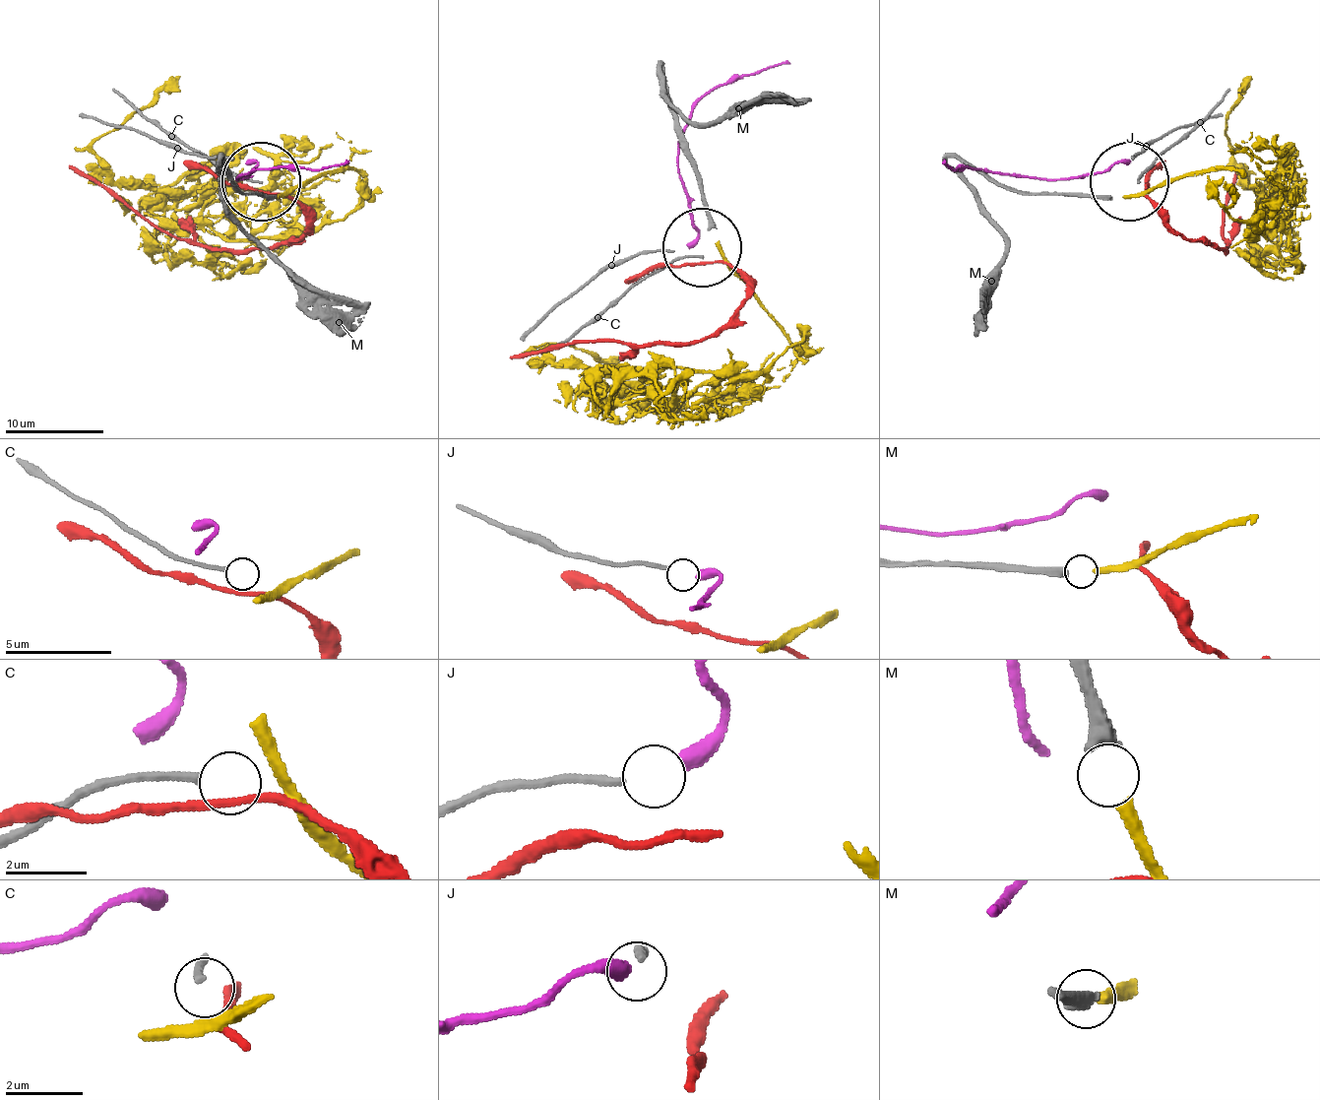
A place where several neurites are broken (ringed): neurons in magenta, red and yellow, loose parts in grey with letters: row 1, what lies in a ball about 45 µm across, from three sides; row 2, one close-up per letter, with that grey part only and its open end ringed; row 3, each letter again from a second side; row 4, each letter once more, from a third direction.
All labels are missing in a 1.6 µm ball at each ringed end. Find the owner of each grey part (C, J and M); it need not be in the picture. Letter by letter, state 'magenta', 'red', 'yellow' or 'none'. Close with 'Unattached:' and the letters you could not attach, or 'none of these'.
C: none
J: magenta
M: yellow
Unattached: C

